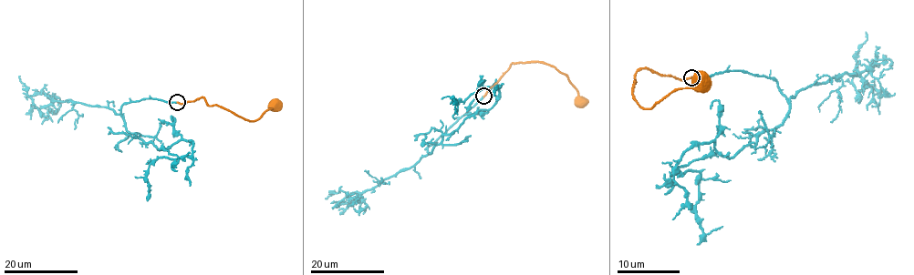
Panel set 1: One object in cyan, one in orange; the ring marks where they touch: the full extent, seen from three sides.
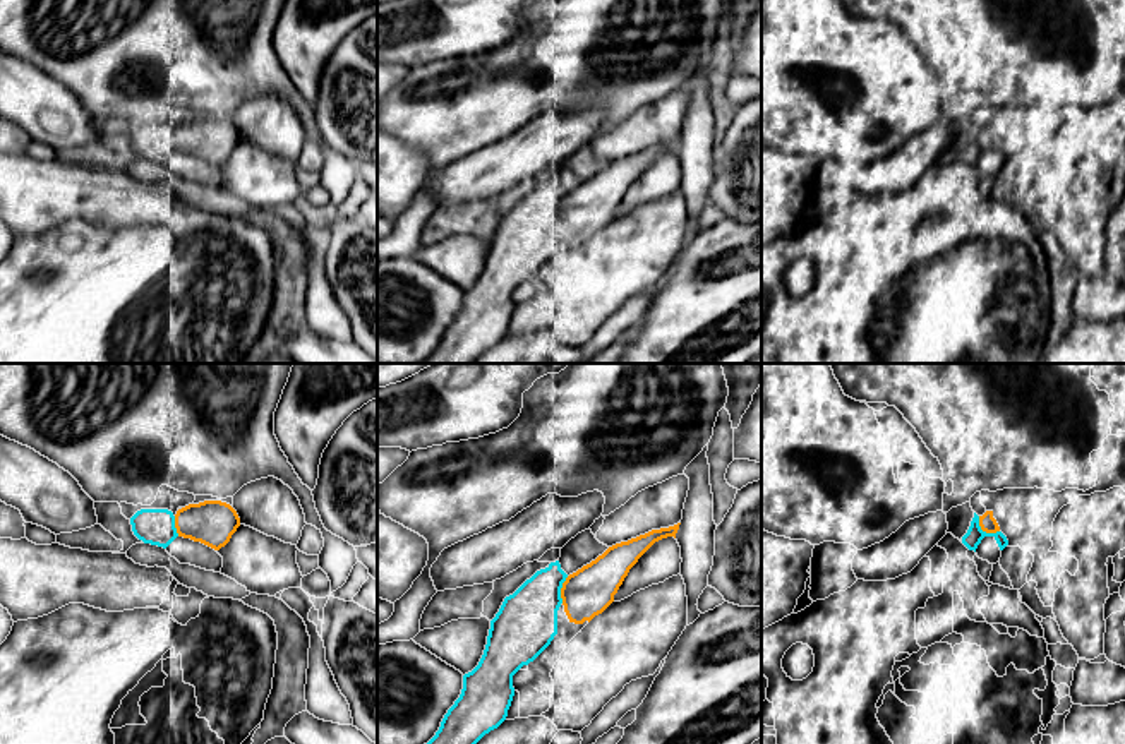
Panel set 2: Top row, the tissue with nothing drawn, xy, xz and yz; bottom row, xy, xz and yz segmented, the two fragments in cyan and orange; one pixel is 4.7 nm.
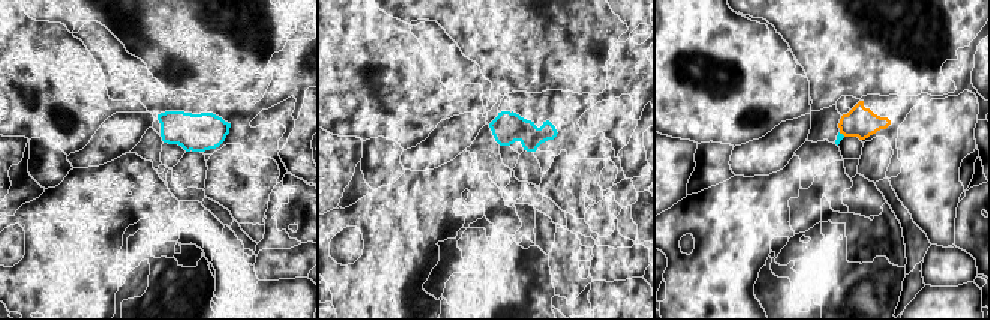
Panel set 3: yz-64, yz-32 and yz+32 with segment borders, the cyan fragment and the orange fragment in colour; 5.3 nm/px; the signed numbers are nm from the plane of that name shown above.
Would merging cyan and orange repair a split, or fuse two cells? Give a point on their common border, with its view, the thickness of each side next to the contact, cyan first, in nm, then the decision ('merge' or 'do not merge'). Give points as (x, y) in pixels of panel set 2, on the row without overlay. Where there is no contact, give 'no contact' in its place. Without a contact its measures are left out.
contact yz (985, 148); calibres 80 and 80 nm; merge

